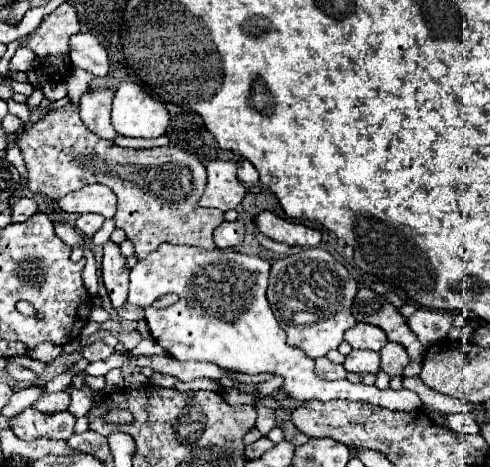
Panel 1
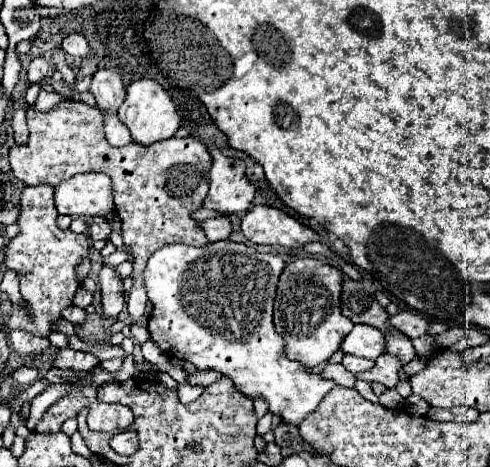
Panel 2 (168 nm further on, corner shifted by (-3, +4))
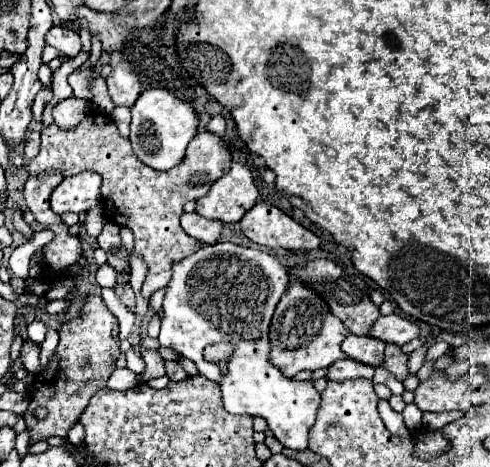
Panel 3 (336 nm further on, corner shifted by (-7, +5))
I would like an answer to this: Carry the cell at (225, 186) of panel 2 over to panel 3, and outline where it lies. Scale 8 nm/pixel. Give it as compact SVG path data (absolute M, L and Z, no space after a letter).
M233 164L229 174L219 178L211 192L197 200L195 212L223 224L239 222L247 210L257 204L257 186L243 164Z

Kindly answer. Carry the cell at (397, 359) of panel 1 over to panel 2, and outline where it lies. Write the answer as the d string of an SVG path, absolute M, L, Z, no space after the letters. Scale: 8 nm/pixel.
M383 353L383 355L377 357L373 369L359 373L355 377L363 379L363 381L379 381L385 387L395 387L397 381L399 381L401 367L403 367L403 363L399 361L399 357L395 359L395 355L391 355L391 353Z

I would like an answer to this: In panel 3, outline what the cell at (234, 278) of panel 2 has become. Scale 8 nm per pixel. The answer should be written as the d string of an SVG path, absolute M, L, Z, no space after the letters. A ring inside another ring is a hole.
M231 242L203 246L173 266L173 278L163 300L165 316L161 320L159 344L195 362L201 376L217 382L227 412L261 416L285 448L305 450L309 446L309 430L315 424L319 392L311 382L283 378L269 362L269 324L287 288L287 274L285 264L261 250ZM213 342L231 342L235 346L225 374L217 364L203 358L205 346Z

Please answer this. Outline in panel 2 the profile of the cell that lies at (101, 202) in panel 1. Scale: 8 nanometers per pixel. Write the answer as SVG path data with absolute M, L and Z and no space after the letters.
M103 173L75 175L69 183L55 187L55 207L61 215L71 217L107 217L113 213L111 177Z

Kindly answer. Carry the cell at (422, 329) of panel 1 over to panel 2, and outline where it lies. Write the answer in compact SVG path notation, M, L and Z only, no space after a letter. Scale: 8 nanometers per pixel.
M411 309L399 311L397 315L393 315L389 319L389 323L393 327L397 327L401 333L405 333L407 337L411 337L411 339L425 335L427 329L429 329L429 321L425 317L421 317L417 311L411 311Z

